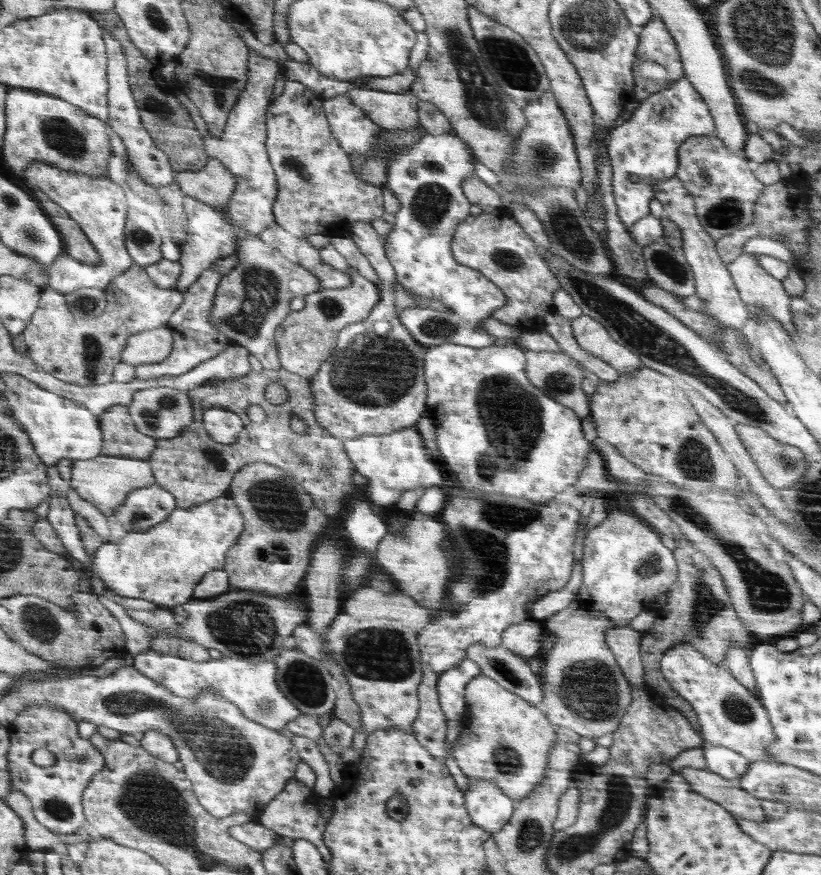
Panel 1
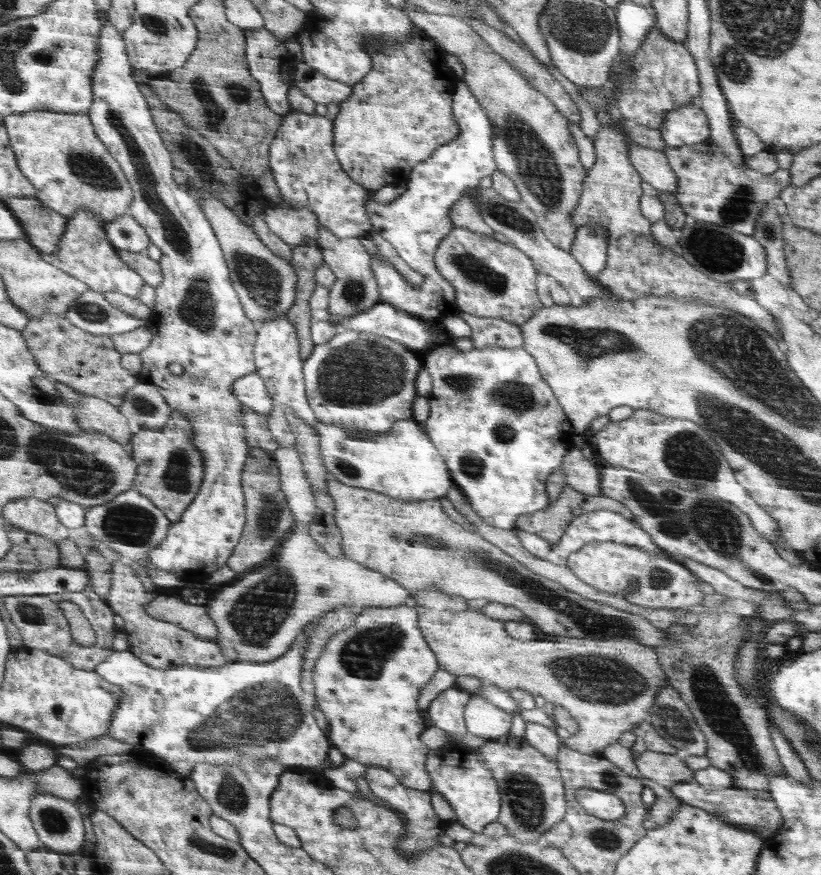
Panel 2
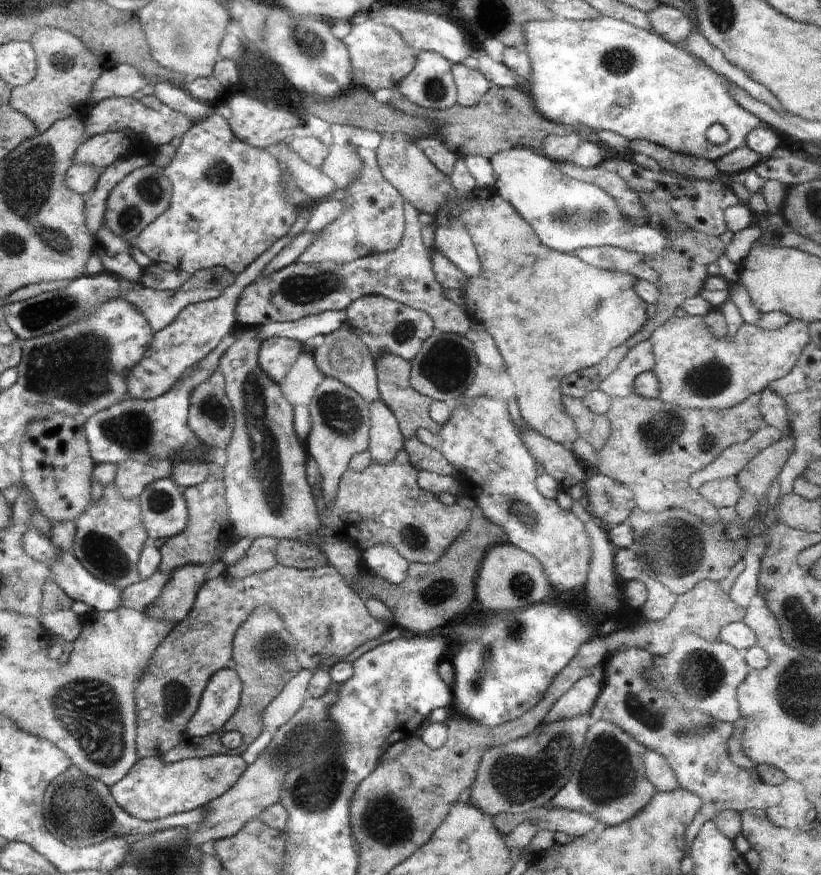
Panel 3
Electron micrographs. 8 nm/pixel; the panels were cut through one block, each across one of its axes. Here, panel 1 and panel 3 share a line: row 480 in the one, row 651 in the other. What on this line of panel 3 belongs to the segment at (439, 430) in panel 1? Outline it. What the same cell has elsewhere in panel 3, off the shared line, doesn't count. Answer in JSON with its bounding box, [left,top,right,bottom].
[429,597,596,728]

